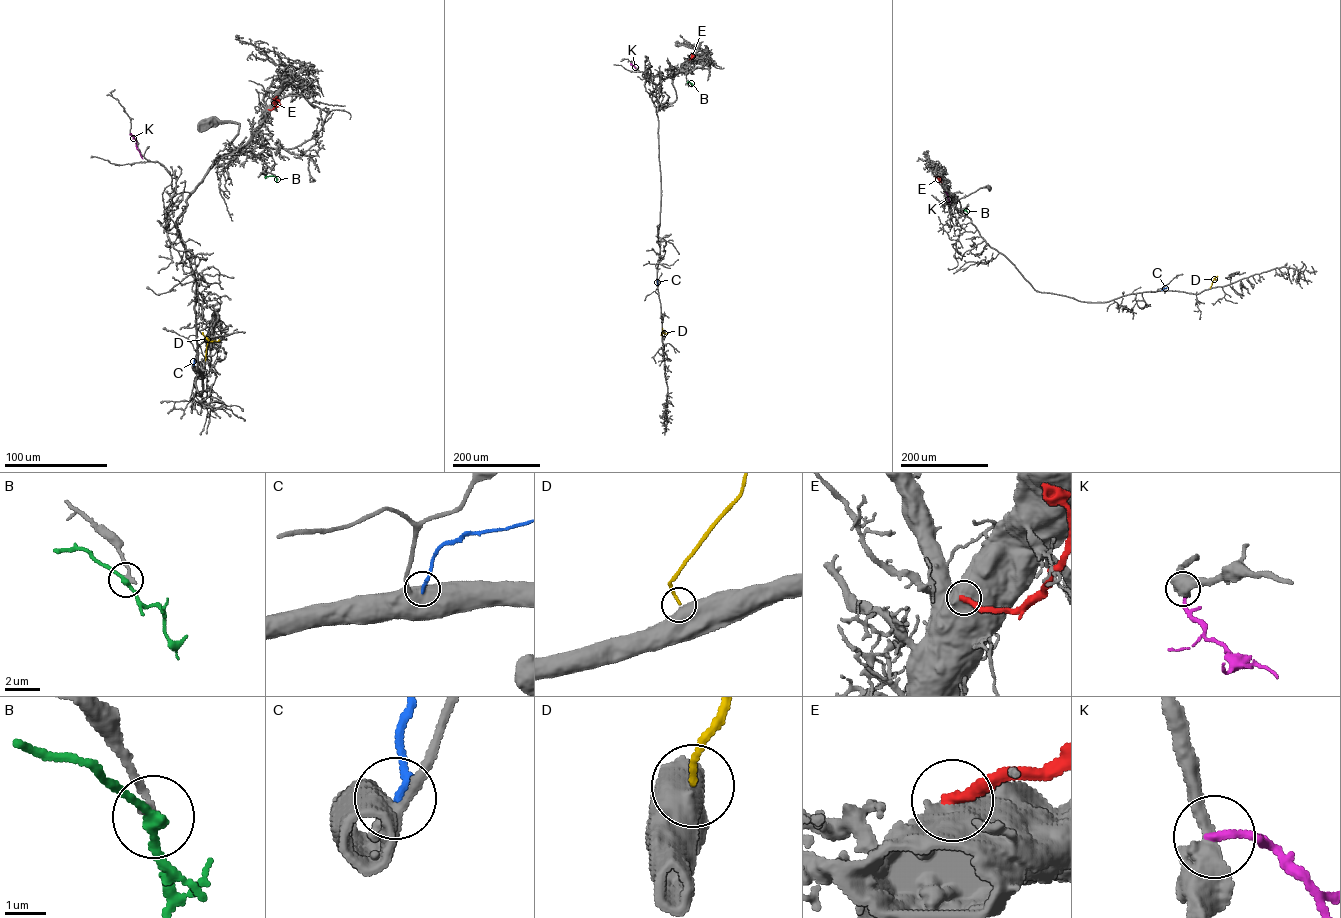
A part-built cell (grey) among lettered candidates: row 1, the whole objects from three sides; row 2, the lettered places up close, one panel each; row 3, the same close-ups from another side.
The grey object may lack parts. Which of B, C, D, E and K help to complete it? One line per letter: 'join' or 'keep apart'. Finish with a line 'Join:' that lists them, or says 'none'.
B: keep apart
C: keep apart
D: join
E: keep apart
K: keep apart
Join: D

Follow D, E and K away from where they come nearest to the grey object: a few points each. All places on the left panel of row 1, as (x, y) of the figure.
D: (205, 360), (208, 339), (218, 339)
E: (268, 109), (277, 106), (276, 96)
K: (130, 133), (142, 159)

